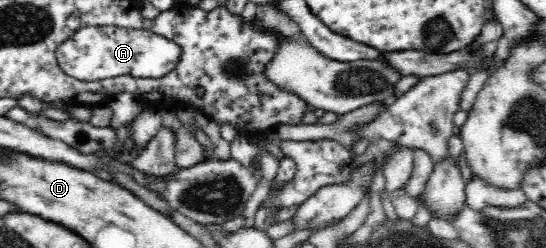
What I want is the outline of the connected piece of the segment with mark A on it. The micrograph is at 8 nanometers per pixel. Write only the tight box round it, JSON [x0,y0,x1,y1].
[56,26,181,82]

